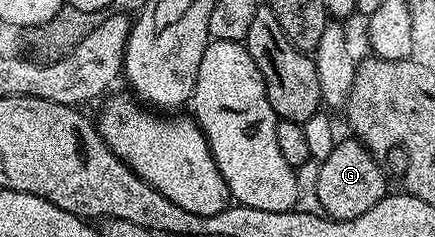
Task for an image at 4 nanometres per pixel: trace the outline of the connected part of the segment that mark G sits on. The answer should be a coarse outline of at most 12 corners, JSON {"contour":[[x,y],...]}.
{"contour":[[355,139],[319,162],[316,204],[358,219],[386,196],[384,170]]}

